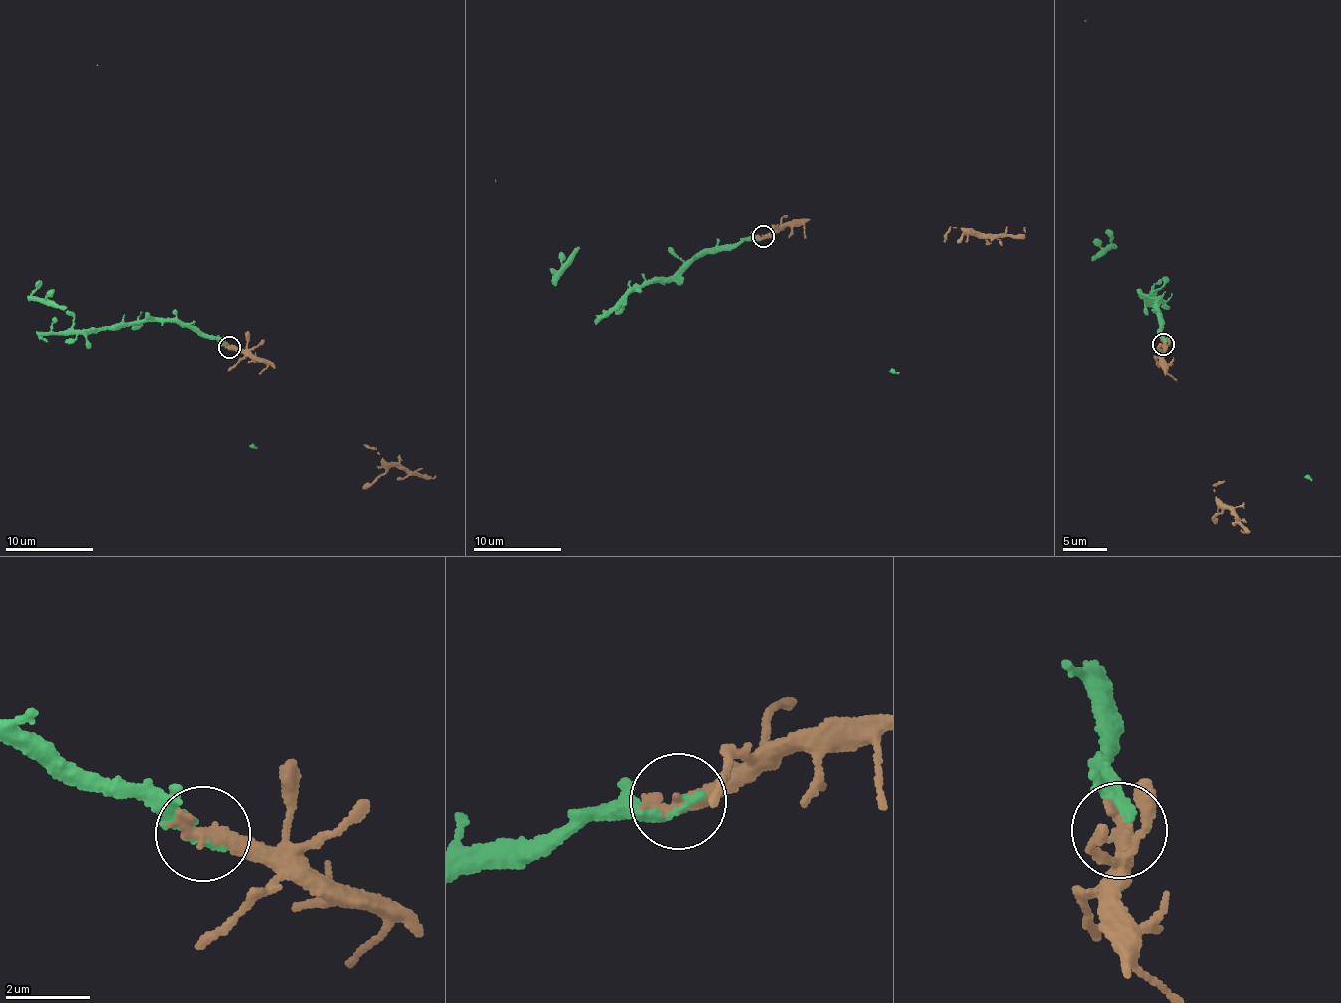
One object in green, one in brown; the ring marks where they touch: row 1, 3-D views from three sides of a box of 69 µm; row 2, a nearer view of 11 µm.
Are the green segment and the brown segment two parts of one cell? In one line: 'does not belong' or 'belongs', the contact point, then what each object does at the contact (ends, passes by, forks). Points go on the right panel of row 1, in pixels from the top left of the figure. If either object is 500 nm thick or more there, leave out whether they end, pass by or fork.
belongs; place (1163, 344); green ends; brown ends

